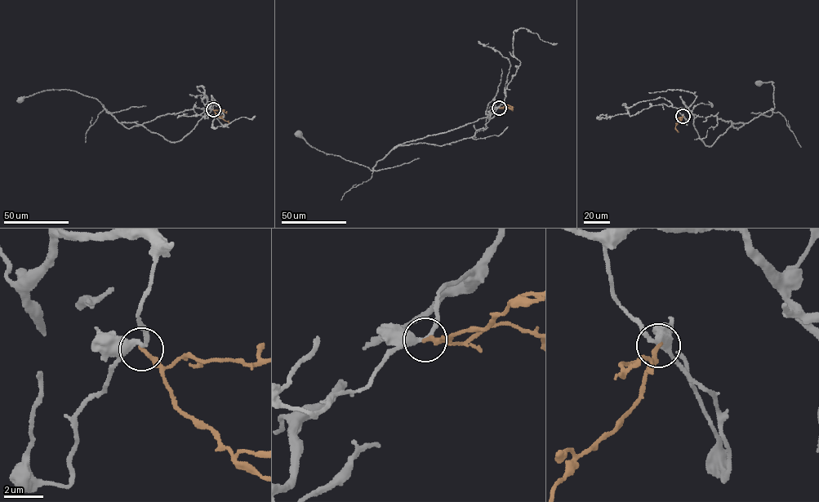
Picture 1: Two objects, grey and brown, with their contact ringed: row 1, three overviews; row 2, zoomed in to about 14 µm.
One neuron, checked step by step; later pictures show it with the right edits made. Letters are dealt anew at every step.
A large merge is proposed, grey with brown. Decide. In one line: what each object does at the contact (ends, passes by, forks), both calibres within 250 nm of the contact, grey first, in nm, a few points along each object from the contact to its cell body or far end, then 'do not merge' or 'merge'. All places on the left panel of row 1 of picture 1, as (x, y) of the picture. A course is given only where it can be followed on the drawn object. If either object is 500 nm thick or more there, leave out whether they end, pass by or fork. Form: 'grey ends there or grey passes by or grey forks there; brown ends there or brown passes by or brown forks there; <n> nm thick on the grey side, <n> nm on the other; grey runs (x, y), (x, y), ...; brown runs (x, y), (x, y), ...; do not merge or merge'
grey passes by; brown ends there; 280 nm thick on the grey side, 240 nm on the other; grey runs (212, 109), (206, 102), (194, 127), (172, 142), (117, 122), (96, 99), (75, 91), (20, 99); brown runs (212, 109), (229, 122); do not merge

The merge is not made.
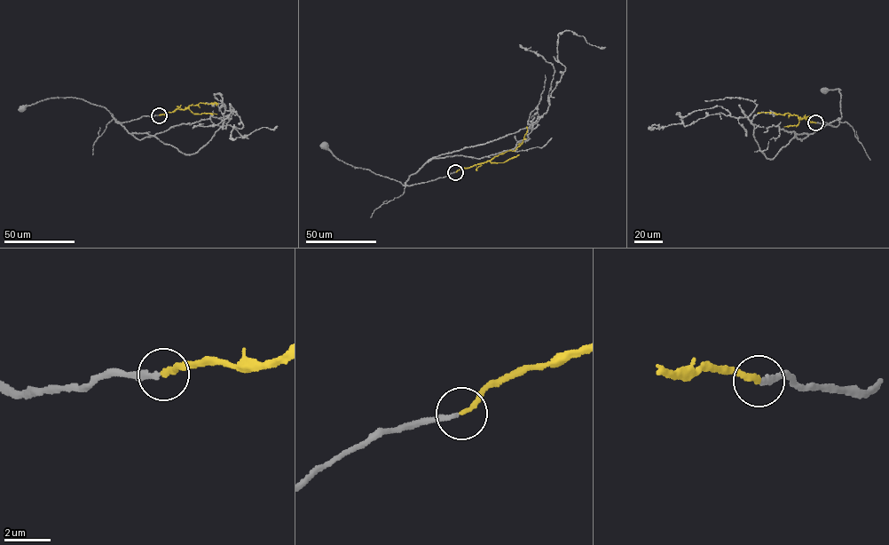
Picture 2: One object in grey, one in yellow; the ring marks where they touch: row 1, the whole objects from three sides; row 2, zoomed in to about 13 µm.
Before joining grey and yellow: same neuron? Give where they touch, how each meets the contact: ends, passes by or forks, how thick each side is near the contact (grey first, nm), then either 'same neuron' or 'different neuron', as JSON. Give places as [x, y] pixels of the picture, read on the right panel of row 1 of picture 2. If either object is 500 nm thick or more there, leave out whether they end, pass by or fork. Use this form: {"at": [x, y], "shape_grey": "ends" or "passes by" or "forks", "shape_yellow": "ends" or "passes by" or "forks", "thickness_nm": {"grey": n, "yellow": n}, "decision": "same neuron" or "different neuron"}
{"at": [815, 122], "shape_grey": "ends", "shape_yellow": "ends", "thickness_nm": {"grey": 200, "yellow": 240}, "decision": "same neuron"}

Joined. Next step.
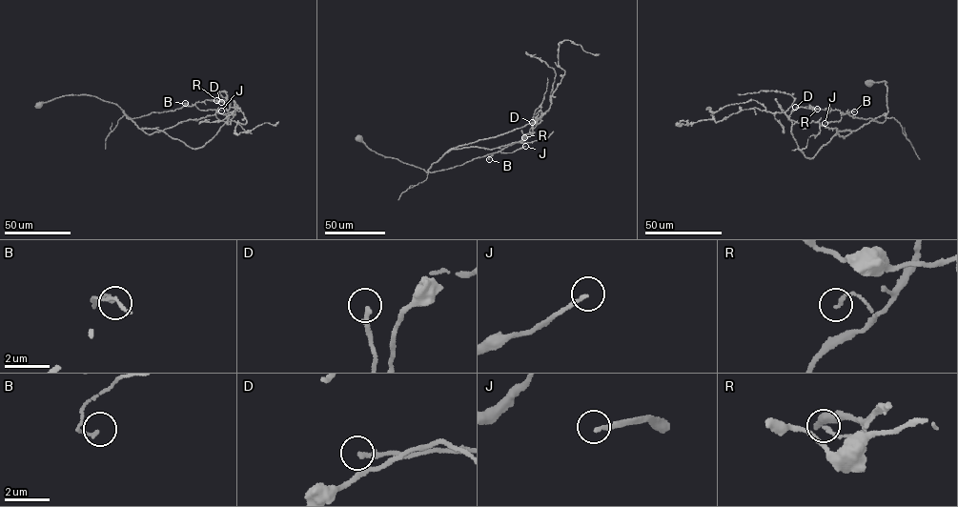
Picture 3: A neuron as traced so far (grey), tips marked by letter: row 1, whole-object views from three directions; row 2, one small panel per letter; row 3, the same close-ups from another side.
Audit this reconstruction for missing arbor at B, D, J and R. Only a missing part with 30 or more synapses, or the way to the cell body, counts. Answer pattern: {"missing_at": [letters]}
{"missing_at": []}

